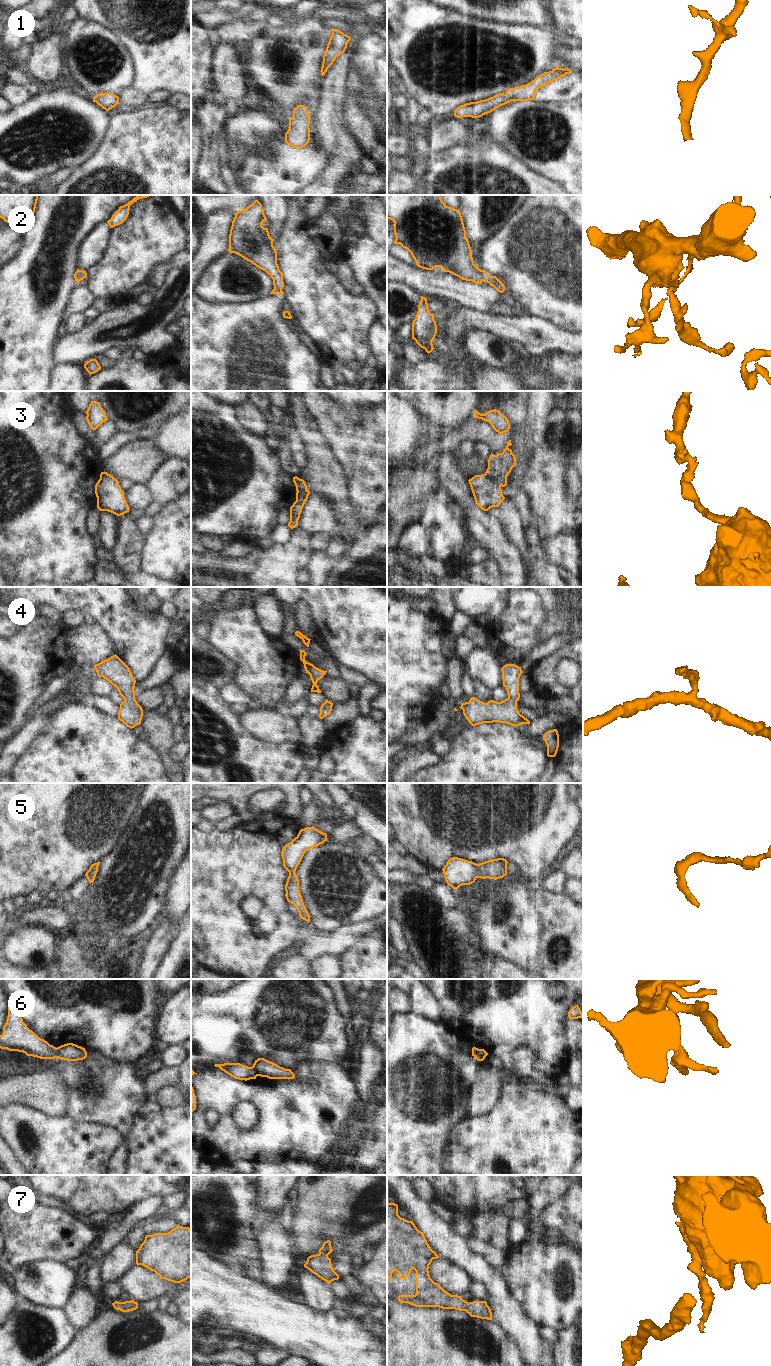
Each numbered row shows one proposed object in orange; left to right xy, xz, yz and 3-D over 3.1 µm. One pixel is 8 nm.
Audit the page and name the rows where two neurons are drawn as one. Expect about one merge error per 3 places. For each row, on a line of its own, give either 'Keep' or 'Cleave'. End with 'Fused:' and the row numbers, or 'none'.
1: Keep
2: Cleave
3: Cleave
4: Keep
5: Keep
6: Cleave
7: Keep
Fused: 2, 3, 6

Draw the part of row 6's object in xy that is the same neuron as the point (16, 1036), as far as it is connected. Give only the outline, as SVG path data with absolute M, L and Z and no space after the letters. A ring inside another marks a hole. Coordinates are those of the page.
M12 1003L8 1006L8 1017L0 1035L0 1048L23 1052L40 1059L58 1058L56 1047L38 1037L23 1022L19 1010Z

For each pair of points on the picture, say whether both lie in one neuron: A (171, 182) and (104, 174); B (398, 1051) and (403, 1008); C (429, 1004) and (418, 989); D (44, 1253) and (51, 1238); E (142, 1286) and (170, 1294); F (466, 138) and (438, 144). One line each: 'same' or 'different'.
A: same
B: different
C: same
D: same
E: same
F: same

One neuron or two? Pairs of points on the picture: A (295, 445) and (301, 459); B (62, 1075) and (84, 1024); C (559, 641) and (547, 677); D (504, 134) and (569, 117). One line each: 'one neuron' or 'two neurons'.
A: one neuron
B: two neurons
C: two neurons
D: one neuron

